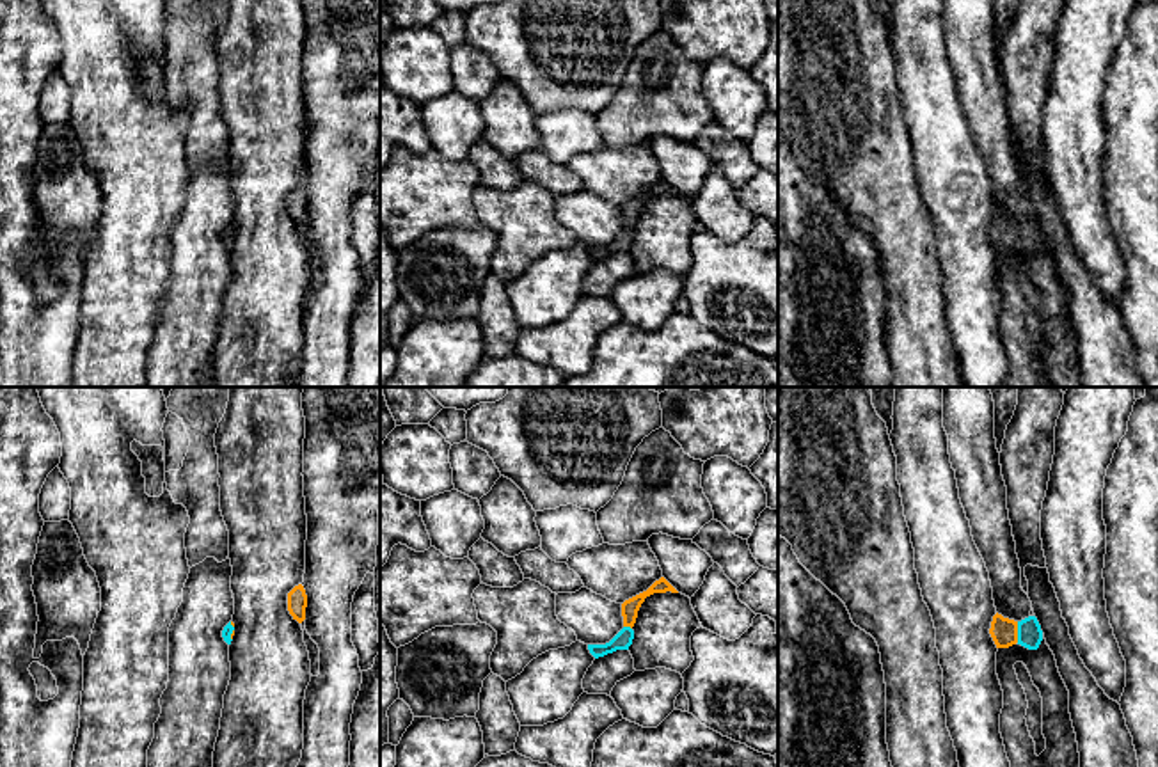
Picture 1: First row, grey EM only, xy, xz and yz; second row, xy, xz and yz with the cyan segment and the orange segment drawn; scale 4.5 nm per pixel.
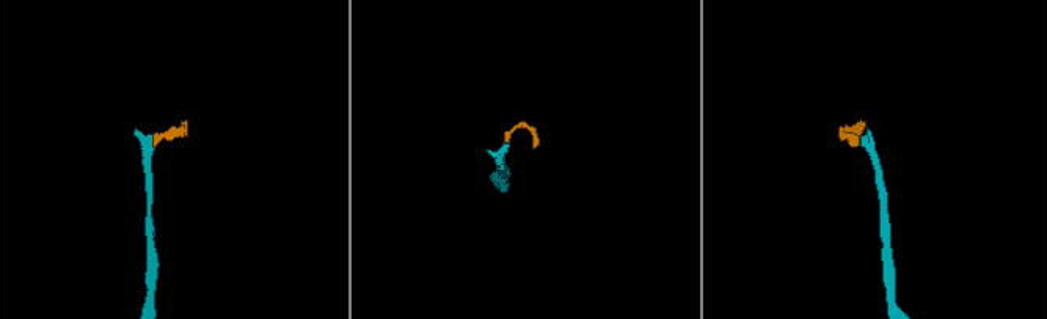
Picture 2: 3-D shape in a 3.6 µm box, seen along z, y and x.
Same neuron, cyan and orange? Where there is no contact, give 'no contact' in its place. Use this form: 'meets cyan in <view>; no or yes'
meets cyan in yz; yes

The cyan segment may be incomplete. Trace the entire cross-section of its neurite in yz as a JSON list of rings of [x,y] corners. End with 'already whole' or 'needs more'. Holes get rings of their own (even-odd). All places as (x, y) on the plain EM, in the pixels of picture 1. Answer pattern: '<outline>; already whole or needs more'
[[[996,215],[989,236],[996,250],[1009,250],[1018,245],[1028,252],[1037,252],[1043,243],[1043,233],[1035,218],[1014,224]]]; needs more

